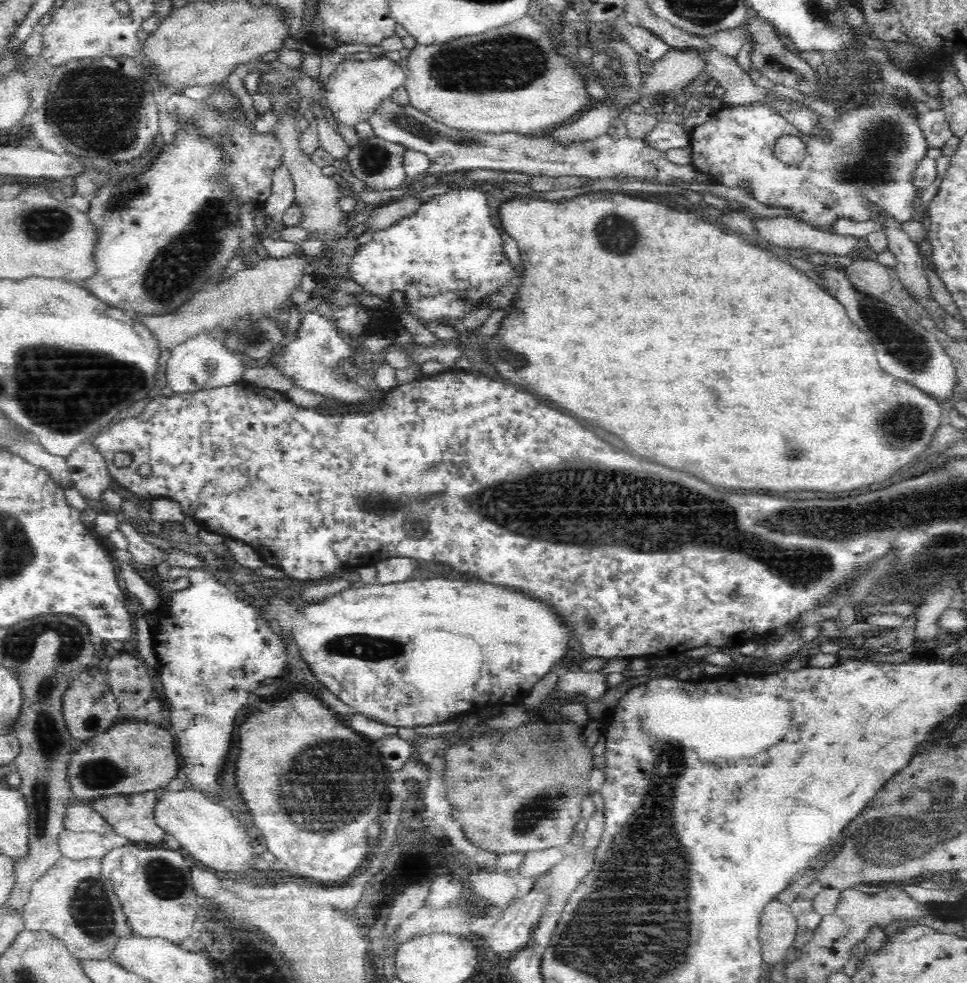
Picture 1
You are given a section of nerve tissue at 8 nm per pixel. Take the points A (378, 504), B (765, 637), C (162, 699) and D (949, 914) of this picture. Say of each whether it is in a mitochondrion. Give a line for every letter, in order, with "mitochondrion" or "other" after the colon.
A: mitochondrion
B: other
C: other
D: other

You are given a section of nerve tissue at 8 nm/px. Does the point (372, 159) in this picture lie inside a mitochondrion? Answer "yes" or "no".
yes

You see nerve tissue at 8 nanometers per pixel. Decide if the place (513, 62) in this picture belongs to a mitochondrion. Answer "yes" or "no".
yes

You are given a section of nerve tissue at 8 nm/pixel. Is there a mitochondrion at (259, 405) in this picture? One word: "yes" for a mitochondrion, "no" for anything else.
no

